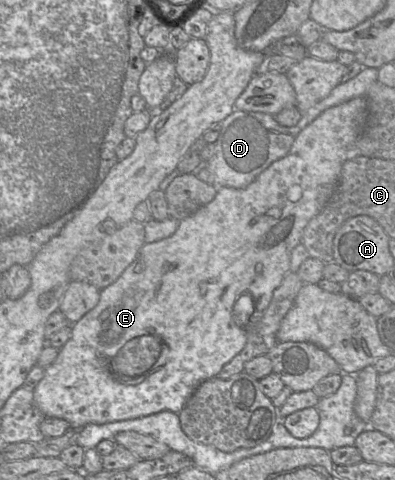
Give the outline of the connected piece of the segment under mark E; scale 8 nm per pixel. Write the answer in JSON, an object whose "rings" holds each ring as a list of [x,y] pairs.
{"rings":[[[363,96],[355,97],[342,104],[323,111],[295,138],[289,153],[274,161],[257,178],[243,189],[217,187],[215,198],[193,215],[179,221],[176,231],[169,237],[146,243],[139,250],[134,261],[111,285],[100,290],[98,304],[79,321],[71,325],[71,337],[61,347],[55,361],[45,368],[45,373],[33,390],[34,401],[45,417],[66,420],[71,429],[81,429],[88,424],[105,424],[114,421],[135,419],[161,411],[179,413],[197,387],[218,375],[222,367],[230,362],[244,348],[246,331],[239,327],[233,317],[234,305],[241,295],[248,295],[254,301],[254,312],[264,312],[271,302],[274,290],[290,272],[292,250],[301,243],[304,228],[327,204],[339,181],[343,163],[359,156],[357,140],[363,132],[368,118],[368,105]]]}

